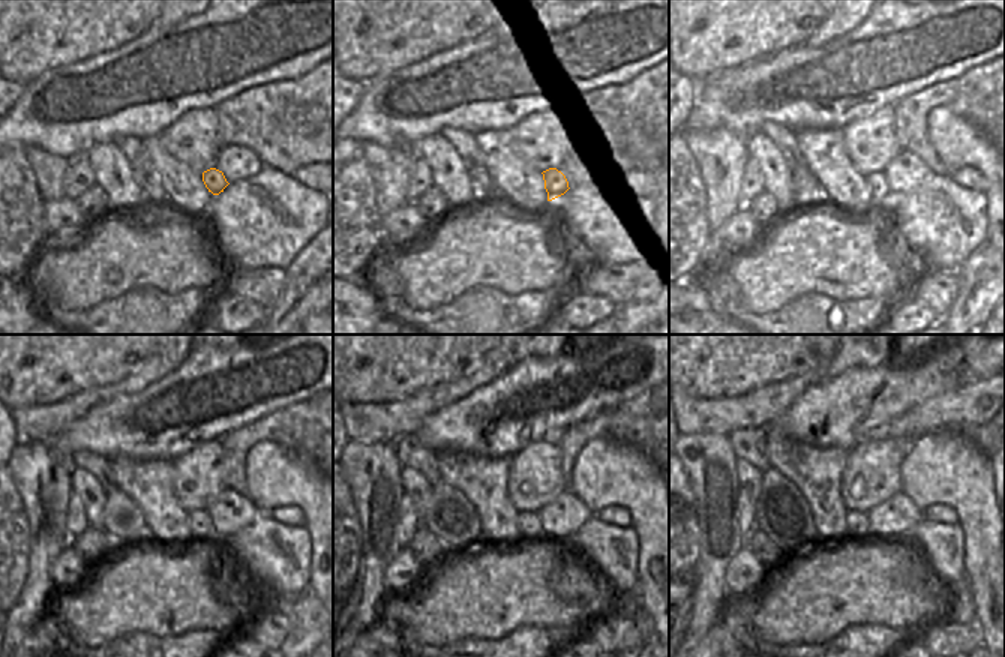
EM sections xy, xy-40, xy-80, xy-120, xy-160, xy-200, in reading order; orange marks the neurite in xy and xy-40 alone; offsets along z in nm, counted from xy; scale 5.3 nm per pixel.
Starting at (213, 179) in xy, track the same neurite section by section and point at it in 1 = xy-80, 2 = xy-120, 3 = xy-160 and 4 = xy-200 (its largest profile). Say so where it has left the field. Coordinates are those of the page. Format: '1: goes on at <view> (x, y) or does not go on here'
1: goes on at xy-80 (881, 192)
2: goes on at xy-120 (200, 521)
3: goes on at xy-160 (530, 524)
4: goes on at xy-200 (855, 521)

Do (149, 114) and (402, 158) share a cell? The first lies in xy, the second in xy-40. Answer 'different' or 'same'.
different

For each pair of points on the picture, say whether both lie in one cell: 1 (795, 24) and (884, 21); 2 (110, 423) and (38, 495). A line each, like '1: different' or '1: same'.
1: different
2: different

